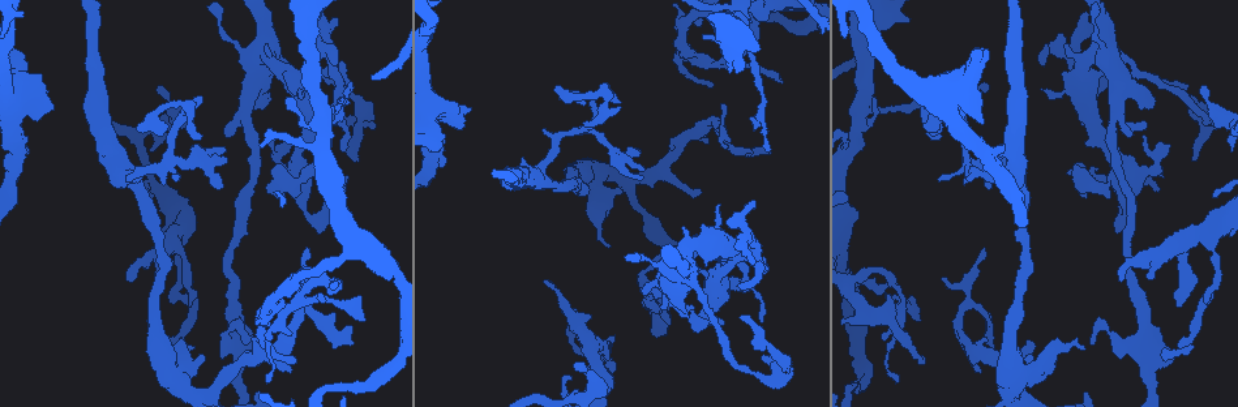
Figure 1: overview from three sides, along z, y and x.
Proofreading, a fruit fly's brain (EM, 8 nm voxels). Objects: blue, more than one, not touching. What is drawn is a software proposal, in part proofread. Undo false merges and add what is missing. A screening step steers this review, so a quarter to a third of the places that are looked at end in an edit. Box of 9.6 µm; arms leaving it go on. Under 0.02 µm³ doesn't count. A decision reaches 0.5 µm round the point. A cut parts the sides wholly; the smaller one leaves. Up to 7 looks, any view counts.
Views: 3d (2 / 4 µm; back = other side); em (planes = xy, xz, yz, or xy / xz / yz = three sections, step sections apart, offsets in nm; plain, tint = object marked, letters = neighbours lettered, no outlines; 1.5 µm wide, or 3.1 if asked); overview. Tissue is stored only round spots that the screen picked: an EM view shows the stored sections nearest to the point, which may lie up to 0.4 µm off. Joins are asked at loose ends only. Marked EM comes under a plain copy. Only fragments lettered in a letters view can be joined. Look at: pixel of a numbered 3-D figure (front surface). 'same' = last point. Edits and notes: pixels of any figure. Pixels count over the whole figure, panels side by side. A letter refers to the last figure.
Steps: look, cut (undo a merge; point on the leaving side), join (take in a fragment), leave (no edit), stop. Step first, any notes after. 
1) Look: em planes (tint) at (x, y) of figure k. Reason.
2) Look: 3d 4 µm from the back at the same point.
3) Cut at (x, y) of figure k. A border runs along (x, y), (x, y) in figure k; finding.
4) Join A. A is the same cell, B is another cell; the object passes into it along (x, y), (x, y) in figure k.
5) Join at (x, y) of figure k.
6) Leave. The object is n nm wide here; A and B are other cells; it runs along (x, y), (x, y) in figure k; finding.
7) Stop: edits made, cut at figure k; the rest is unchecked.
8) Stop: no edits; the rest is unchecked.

Look: em yz step 8 (tint) at (1031, 355) of figure 1. Free end.

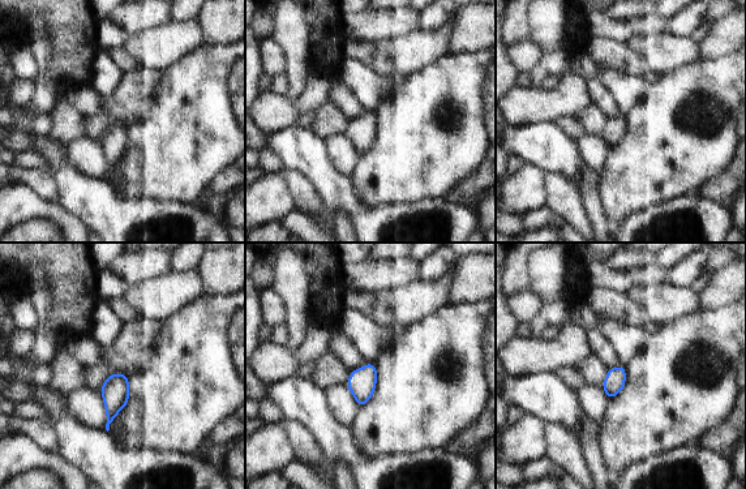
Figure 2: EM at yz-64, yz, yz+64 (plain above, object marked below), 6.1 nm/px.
Look: em yz step 8 (letters) at the same point. See the neighbours.

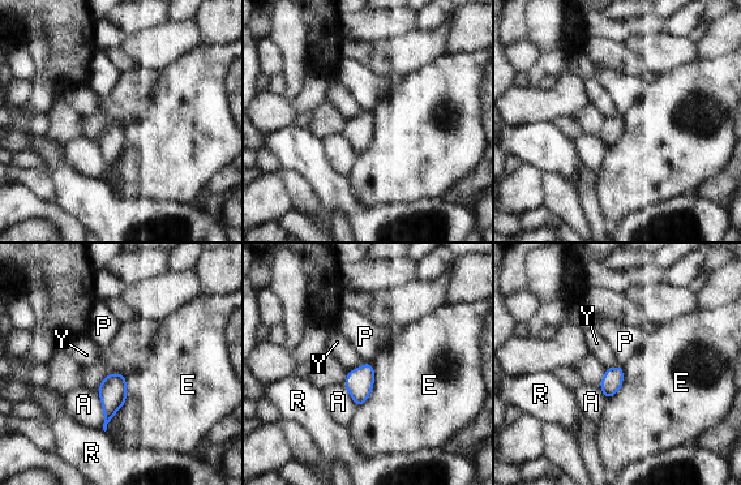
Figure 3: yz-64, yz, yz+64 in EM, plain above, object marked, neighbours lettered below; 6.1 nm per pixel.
Leave. A, E, P, R and Y are other cells; a border runs along (364, 361), (373, 365) in figure 3; none of them fits.

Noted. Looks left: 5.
Look: 3d 2 µm from the back at (202, 135) of figure 1. An open end.

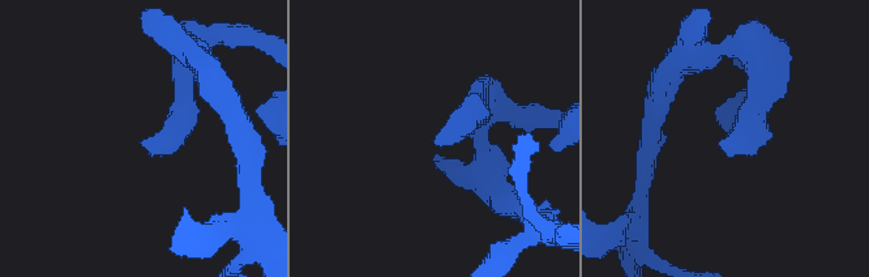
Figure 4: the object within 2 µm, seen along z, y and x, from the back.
Look: em xz step 8 (tint) at (436, 142) of figure 4.

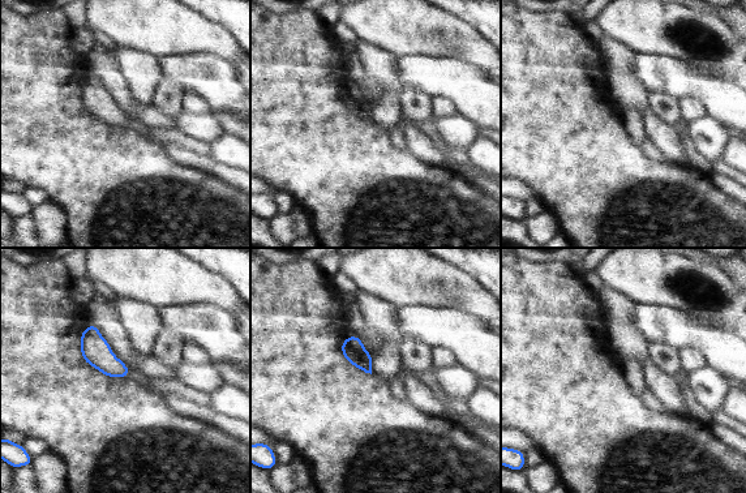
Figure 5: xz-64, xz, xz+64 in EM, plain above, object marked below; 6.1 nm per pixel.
Look: em planes (letters) at the same point. Another direction.

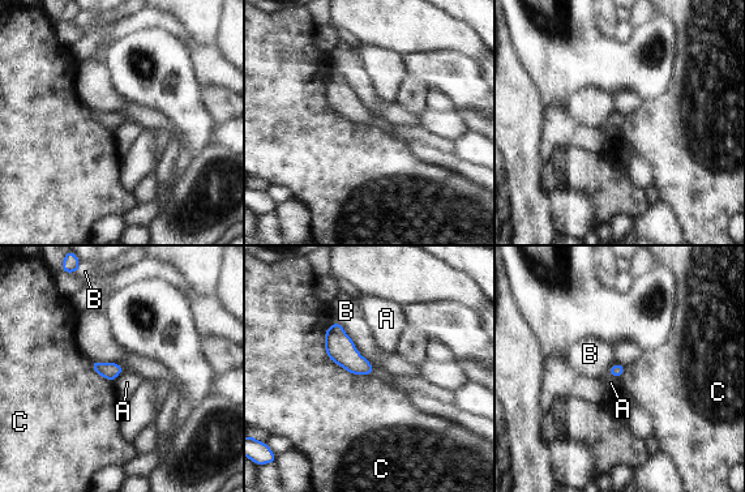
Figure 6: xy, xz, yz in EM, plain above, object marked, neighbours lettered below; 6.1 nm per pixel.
Leave. A, B and C are other cells; a border runs along (606, 375), (621, 377) in figure 6; none of them fits.

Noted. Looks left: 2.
Look: 3d 2 µm at (299, 89) of figure 1. Free end.

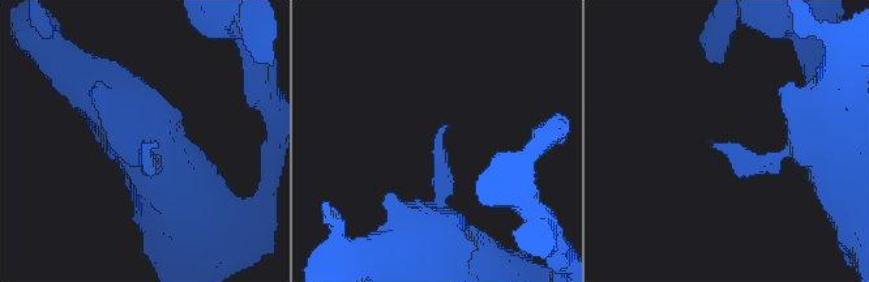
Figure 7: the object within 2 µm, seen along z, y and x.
Look: em planes (letters) at (444, 127) of figure 7. Shape alone is not enough.

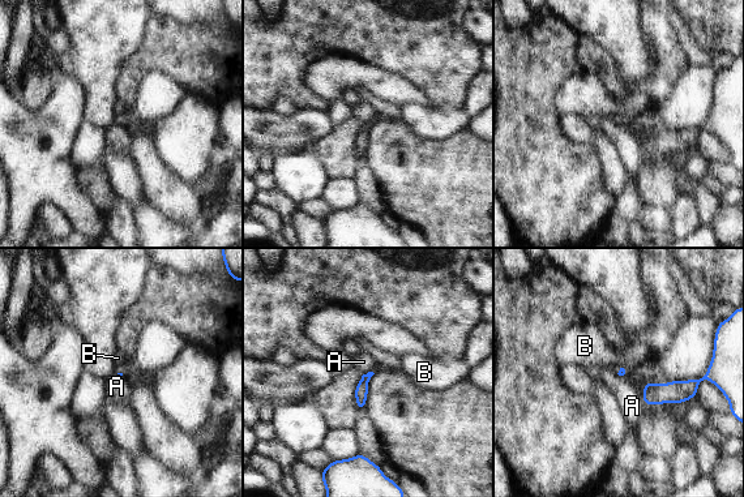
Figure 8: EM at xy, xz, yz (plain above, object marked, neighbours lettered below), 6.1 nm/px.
Leave. The longest contact is with A, 50 nm; A and B are other cells; a border runs along (641, 398), (645, 405) in figure 8; none of them fits.

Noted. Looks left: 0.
Stop: no edits; the rest is unchecked.

